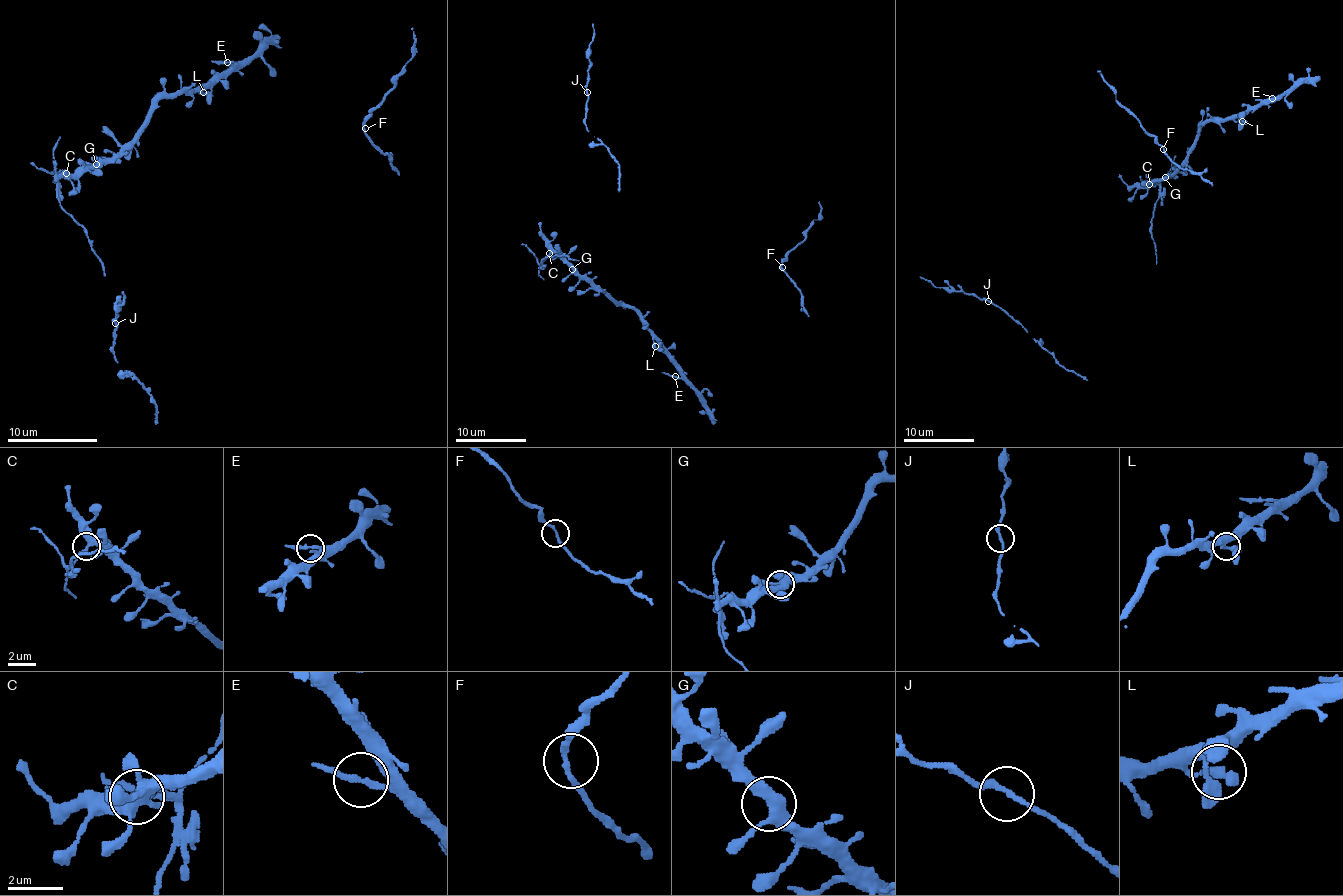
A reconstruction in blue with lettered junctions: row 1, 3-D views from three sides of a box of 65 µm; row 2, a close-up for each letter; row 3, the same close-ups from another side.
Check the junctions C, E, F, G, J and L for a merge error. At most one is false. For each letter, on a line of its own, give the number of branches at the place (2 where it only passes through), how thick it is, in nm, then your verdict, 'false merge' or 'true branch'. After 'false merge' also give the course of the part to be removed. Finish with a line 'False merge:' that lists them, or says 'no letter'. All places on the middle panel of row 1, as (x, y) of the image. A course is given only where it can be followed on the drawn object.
C: 3 branches meet; 320 nm thick; false merge; foreign part runs (549, 253), (540, 263), (544, 258), (563, 254), (579, 260)
E: 2 branches meet; 220 nm thick; true branch
F: 2 branches meet; 190 nm thick; true branch
G: 3 branches meet; 400 nm thick; true branch
J: 2 branches meet; 200 nm thick; true branch
L: 2 branches meet; 280 nm thick; true branch
False merge: C

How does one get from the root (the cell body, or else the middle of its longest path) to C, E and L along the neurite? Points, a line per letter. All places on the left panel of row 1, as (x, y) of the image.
C: (96, 169), (83, 169), (72, 175), (67, 173)
E: (96, 169), (133, 139), (160, 99), (200, 90), (234, 65), (227, 62)
L: (96, 169), (112, 160), (133, 139), (148, 110), (160, 99), (171, 99), (178, 92), (203, 92)

